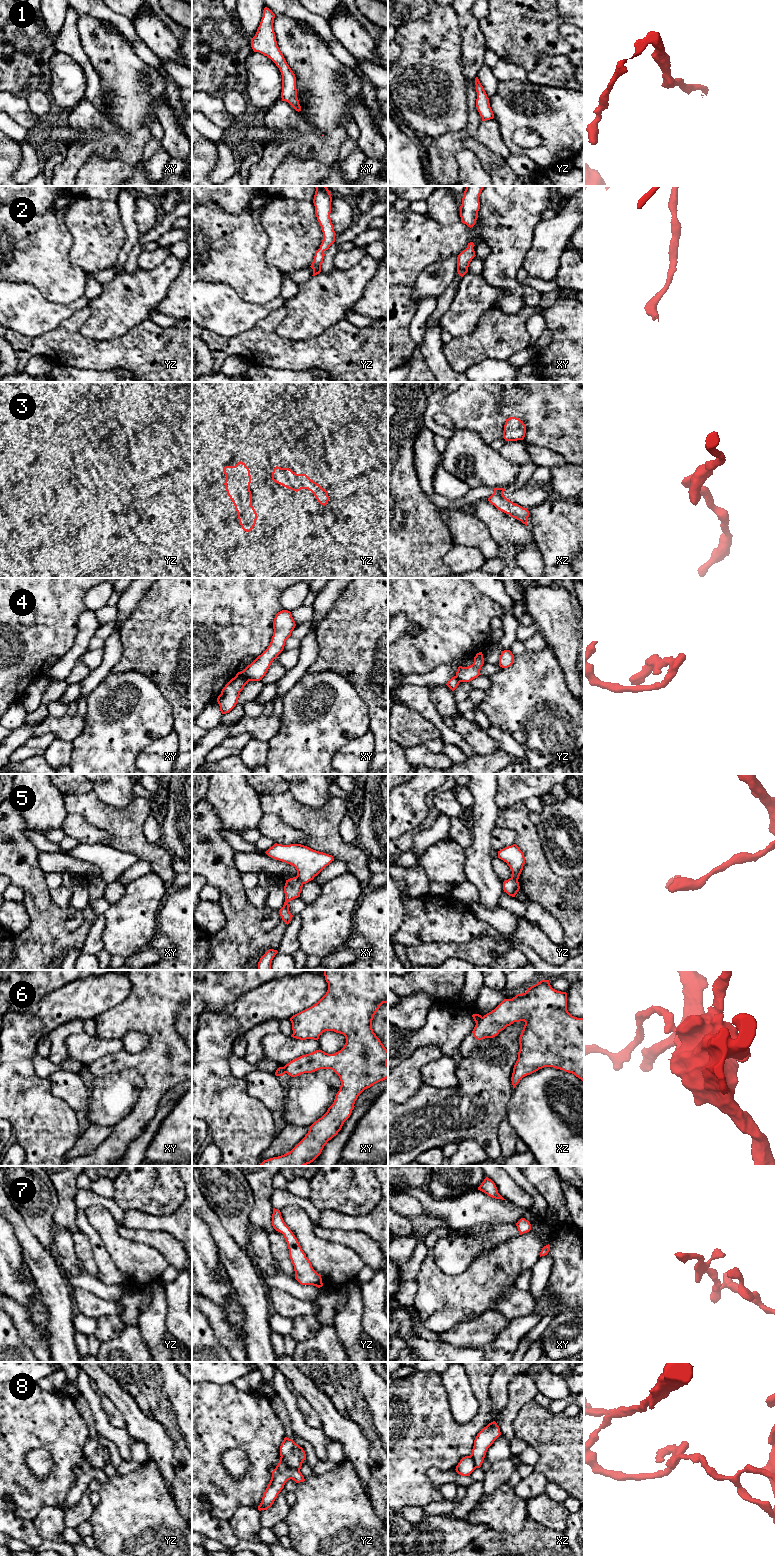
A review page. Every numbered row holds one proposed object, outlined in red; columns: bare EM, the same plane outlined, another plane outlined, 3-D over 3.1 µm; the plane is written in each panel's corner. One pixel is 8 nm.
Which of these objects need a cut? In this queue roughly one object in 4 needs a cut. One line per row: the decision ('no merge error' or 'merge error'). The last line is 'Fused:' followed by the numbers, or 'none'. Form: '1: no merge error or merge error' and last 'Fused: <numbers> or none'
1: no merge error
2: no merge error
3: no merge error
4: merge error
5: merge error
6: merge error
7: no merge error
8: no merge error
Fused: 4, 5, 6

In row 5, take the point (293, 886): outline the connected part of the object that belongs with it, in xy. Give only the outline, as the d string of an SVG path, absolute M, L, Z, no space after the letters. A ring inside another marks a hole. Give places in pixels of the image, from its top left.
M293 877L286 880L284 886L284 893L285 893L285 902L283 907L279 910L279 914L282 920L288 925L293 917L293 915L289 911L289 904L288 902L300 897L300 893L303 887L303 883L298 877Z

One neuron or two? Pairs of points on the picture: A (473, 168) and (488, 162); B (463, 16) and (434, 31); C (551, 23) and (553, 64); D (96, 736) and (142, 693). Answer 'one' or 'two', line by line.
A: two
B: two
C: two
D: one

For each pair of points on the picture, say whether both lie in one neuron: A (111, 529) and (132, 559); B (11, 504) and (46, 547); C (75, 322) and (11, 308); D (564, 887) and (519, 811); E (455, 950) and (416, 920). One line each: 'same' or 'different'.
A: same
B: different
C: different
D: same
E: different

